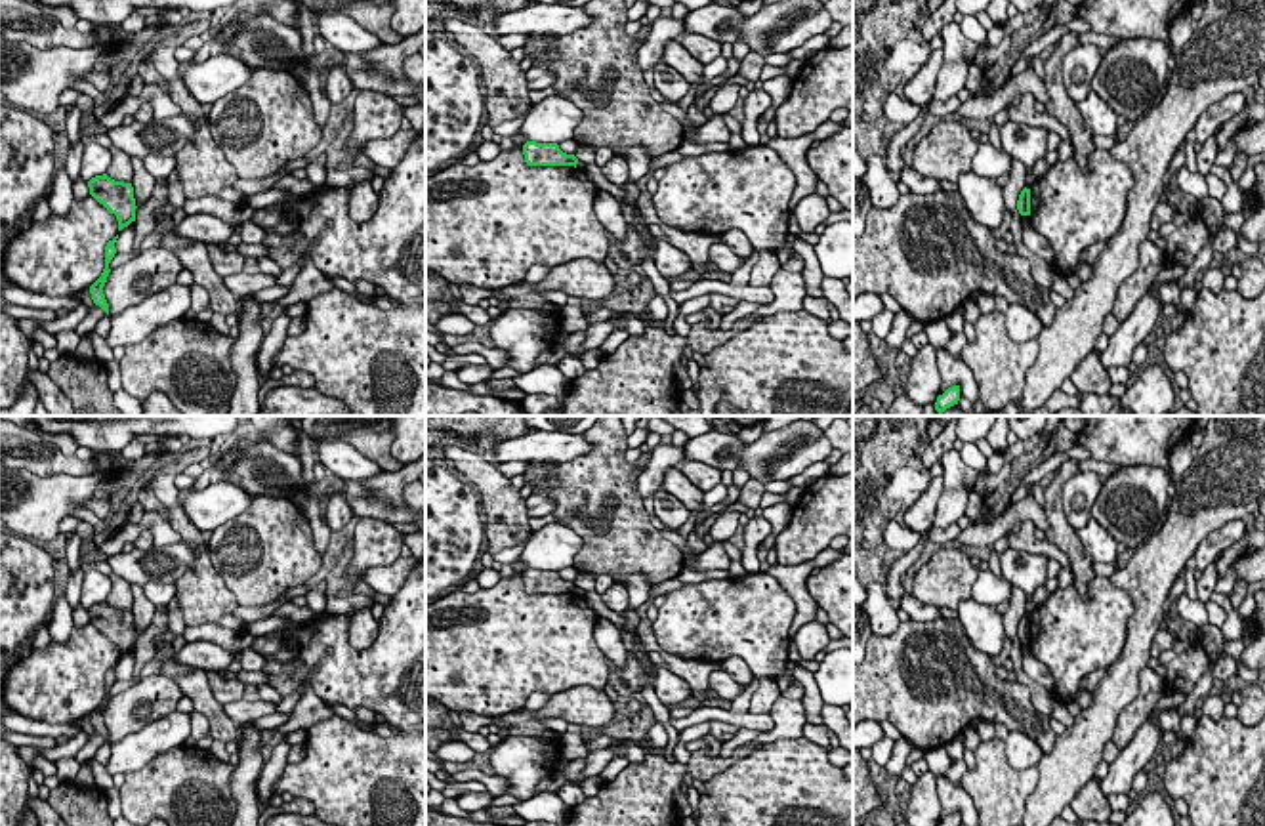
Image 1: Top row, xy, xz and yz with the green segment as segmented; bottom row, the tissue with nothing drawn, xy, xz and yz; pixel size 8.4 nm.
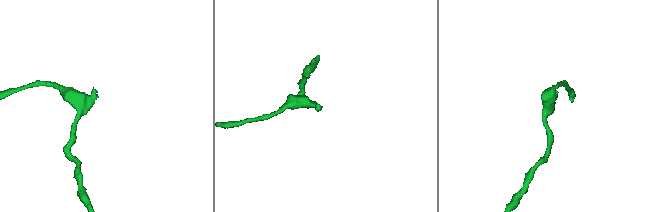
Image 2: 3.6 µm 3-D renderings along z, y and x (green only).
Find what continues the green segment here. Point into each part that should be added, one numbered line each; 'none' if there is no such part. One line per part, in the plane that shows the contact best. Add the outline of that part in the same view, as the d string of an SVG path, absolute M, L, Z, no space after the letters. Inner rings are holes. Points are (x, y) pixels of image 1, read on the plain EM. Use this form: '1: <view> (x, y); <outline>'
none

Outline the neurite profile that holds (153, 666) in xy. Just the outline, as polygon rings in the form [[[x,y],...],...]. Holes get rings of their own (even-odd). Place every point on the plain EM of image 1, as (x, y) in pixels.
[[[156,643],[156,656],[147,660],[139,673],[139,681],[149,675],[160,675],[160,668],[166,660],[172,660],[172,645],[170,643]]]

